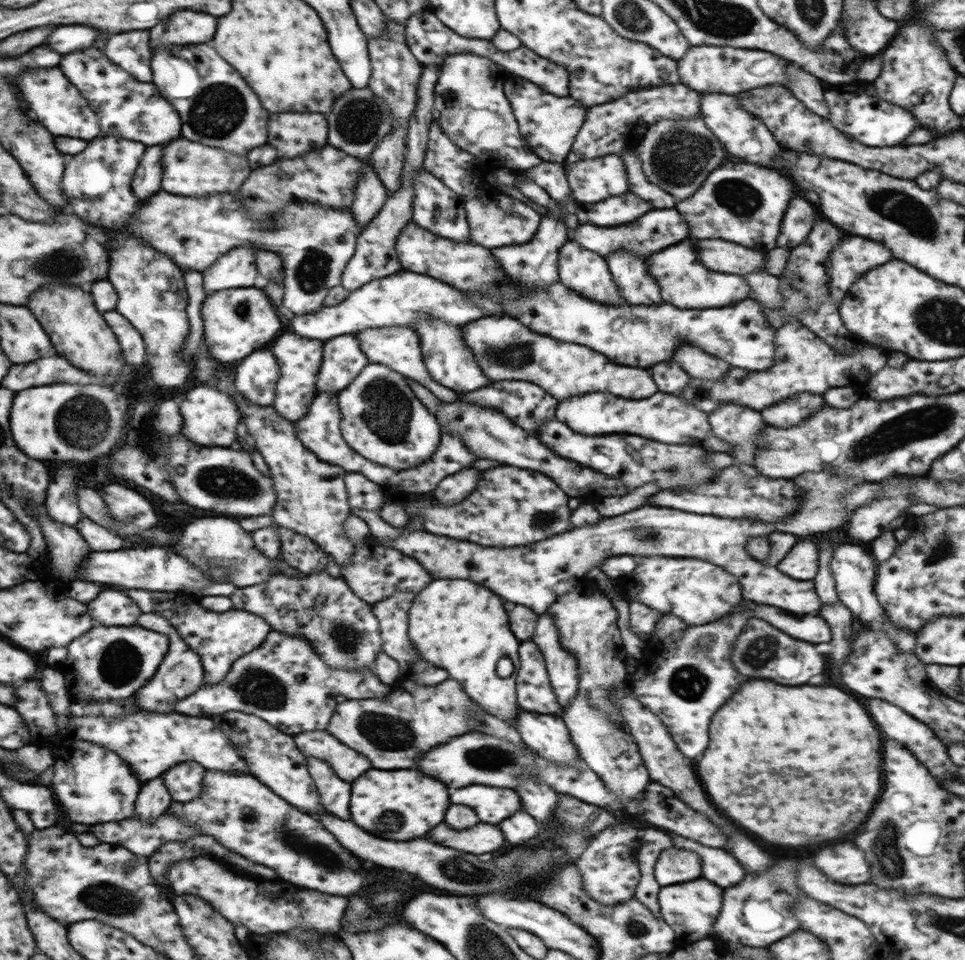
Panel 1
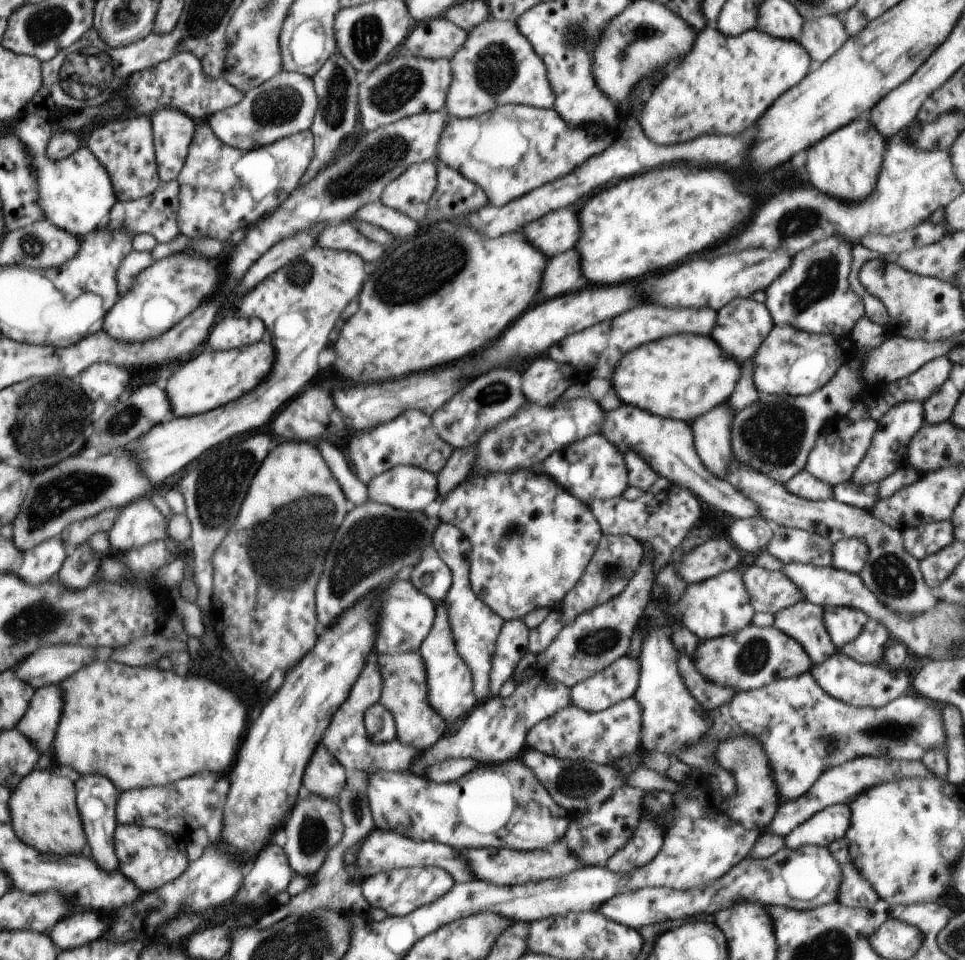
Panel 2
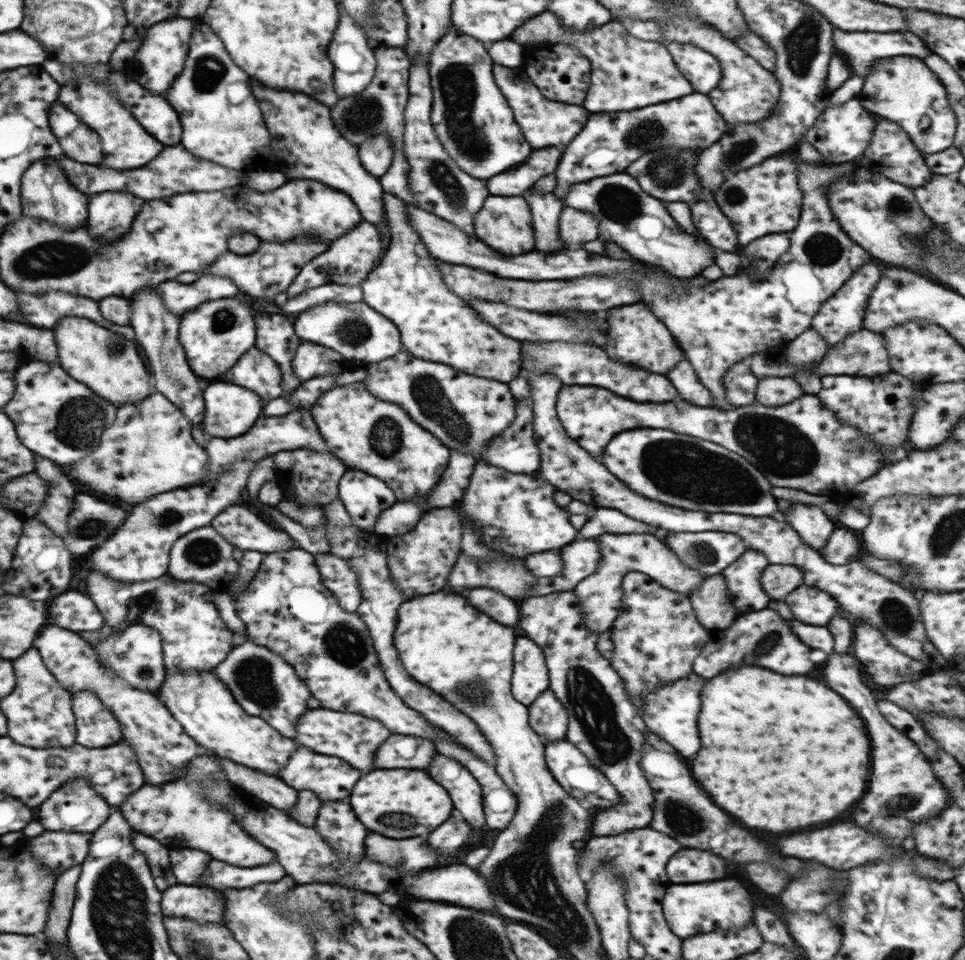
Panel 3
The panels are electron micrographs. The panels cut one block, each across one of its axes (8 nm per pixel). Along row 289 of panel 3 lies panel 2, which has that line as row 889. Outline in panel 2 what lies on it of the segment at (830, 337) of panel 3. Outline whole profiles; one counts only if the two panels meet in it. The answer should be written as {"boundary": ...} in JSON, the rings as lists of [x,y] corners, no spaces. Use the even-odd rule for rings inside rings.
{"boundary":[[[845,839],[834,840],[827,847],[842,870],[842,882],[838,888],[836,902],[848,908],[872,908],[873,904],[878,902],[878,894],[874,892],[870,882],[862,876],[862,872],[858,872],[858,868],[854,866]]]}

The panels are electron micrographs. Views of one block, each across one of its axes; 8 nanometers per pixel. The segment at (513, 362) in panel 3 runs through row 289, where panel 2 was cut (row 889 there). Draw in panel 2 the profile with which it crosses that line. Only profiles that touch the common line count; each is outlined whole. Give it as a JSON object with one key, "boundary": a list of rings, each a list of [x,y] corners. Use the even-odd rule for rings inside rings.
{"boundary":[[[426,867],[394,868],[388,872],[381,872],[364,878],[362,882],[362,894],[374,908],[386,910],[390,916],[406,916],[421,906],[430,904],[434,900],[442,898],[452,886],[456,884],[453,876],[446,870]]]}

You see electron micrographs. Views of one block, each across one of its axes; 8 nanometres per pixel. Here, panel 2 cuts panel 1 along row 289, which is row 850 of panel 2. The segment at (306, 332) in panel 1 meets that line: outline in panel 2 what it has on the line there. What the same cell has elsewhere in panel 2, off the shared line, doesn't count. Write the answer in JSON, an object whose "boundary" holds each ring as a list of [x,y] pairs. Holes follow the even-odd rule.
{"boundary":[[[375,827],[372,828],[368,836],[362,839],[357,845],[360,846],[360,848],[358,848],[358,852],[356,852],[356,868],[358,868],[358,872],[360,872],[363,877],[388,872],[394,868],[432,866],[448,870],[458,884],[466,884],[468,880],[472,880],[472,874],[470,874],[468,866],[466,866],[464,860],[458,856],[460,852],[452,850],[452,847],[446,846],[446,844],[430,842],[430,840],[410,840],[410,838],[406,836],[380,830]]]}

